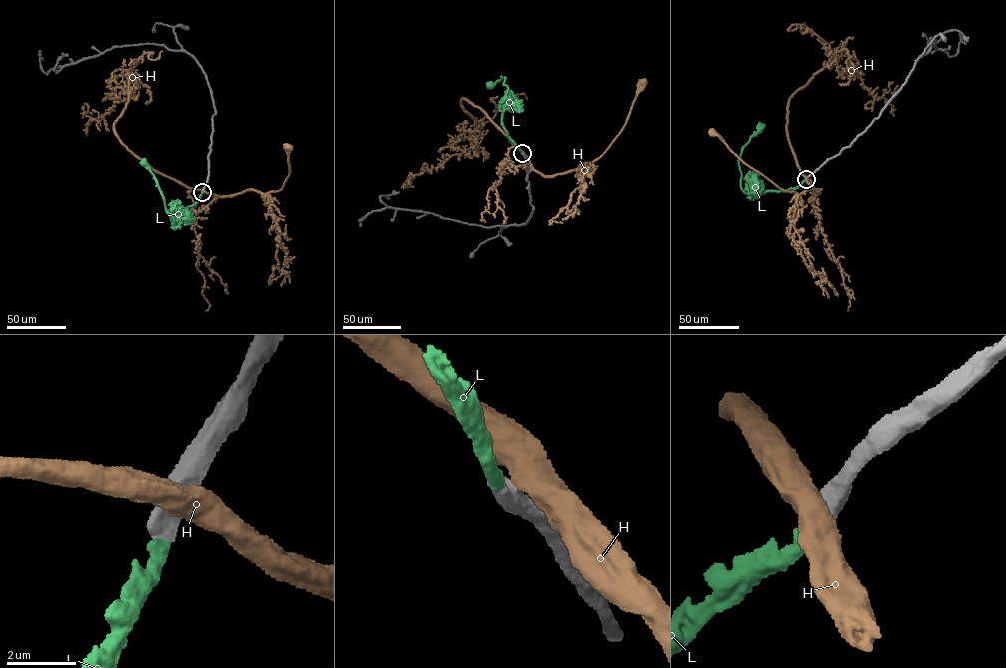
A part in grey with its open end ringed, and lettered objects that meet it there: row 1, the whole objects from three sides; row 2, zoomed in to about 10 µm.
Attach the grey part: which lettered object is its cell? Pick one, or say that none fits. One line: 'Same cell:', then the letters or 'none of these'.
Same cell: L

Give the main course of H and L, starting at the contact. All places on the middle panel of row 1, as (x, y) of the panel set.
H: (522, 153), (534, 169), (546, 176), (576, 170), (597, 159), (624, 126), (642, 82)
L: (522, 153), (508, 136), (502, 121), (502, 111), (499, 110), (508, 87), (504, 84), (505, 77), (490, 85)

